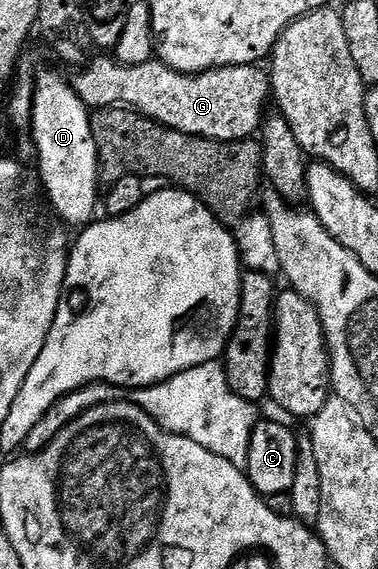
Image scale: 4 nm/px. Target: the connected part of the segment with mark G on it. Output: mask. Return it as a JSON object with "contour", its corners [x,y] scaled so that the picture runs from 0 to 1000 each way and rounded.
{"contour":[[[291,102],[233,107],[233,195],[336,188],[384,207],[402,207],[452,228],[505,236],[513,243],[561,243],[569,250],[638,250],[688,227],[720,170],[717,141],[704,121],[683,114],[590,116],[540,130],[481,130],[434,109],[397,105],[360,116],[331,116]]]}

